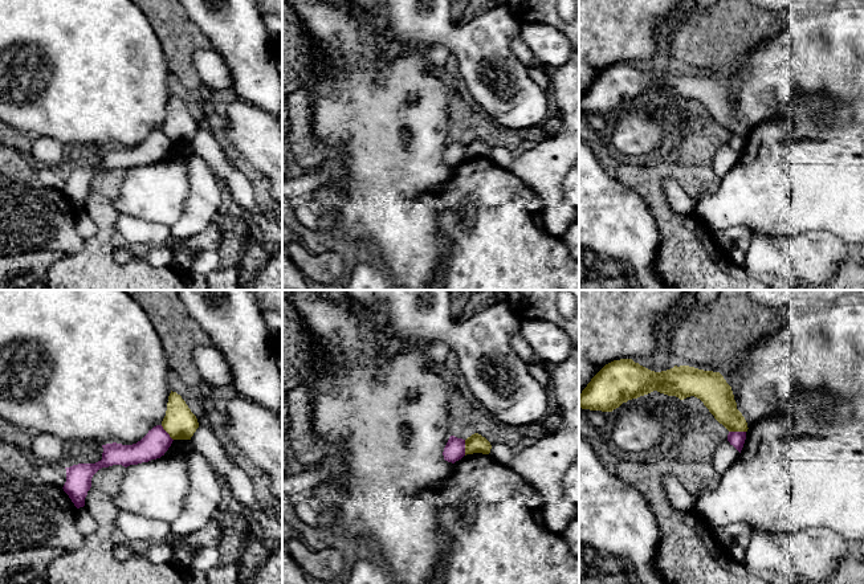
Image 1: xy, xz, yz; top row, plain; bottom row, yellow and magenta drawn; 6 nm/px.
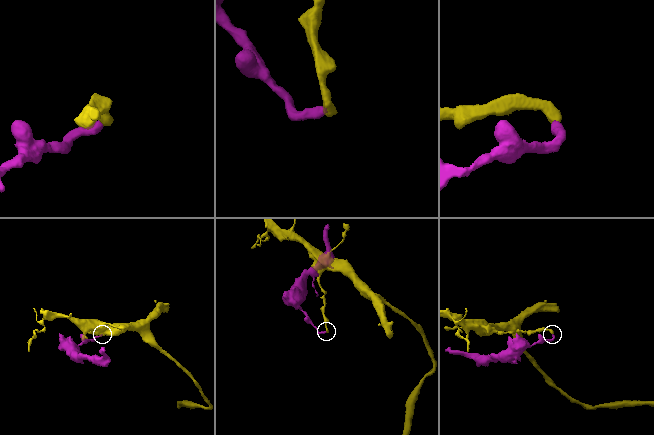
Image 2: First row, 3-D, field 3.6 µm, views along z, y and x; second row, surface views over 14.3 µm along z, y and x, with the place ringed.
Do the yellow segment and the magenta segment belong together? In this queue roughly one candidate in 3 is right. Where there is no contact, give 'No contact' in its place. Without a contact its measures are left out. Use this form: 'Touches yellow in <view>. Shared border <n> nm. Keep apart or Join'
Touches yellow in yz. Shared border 100 nm. Keep apart

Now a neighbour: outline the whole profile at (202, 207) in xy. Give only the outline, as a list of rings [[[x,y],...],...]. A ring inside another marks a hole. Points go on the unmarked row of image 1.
[[[174,143],[164,159],[183,162],[188,176],[189,192],[183,215],[170,228],[171,237],[186,240],[204,230],[219,217],[224,188],[215,179],[203,158],[195,152],[191,143]]]

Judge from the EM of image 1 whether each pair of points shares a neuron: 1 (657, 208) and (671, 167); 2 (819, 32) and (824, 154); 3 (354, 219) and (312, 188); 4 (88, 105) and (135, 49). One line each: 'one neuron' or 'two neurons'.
1: one neuron
2: one neuron
3: two neurons
4: one neuron

